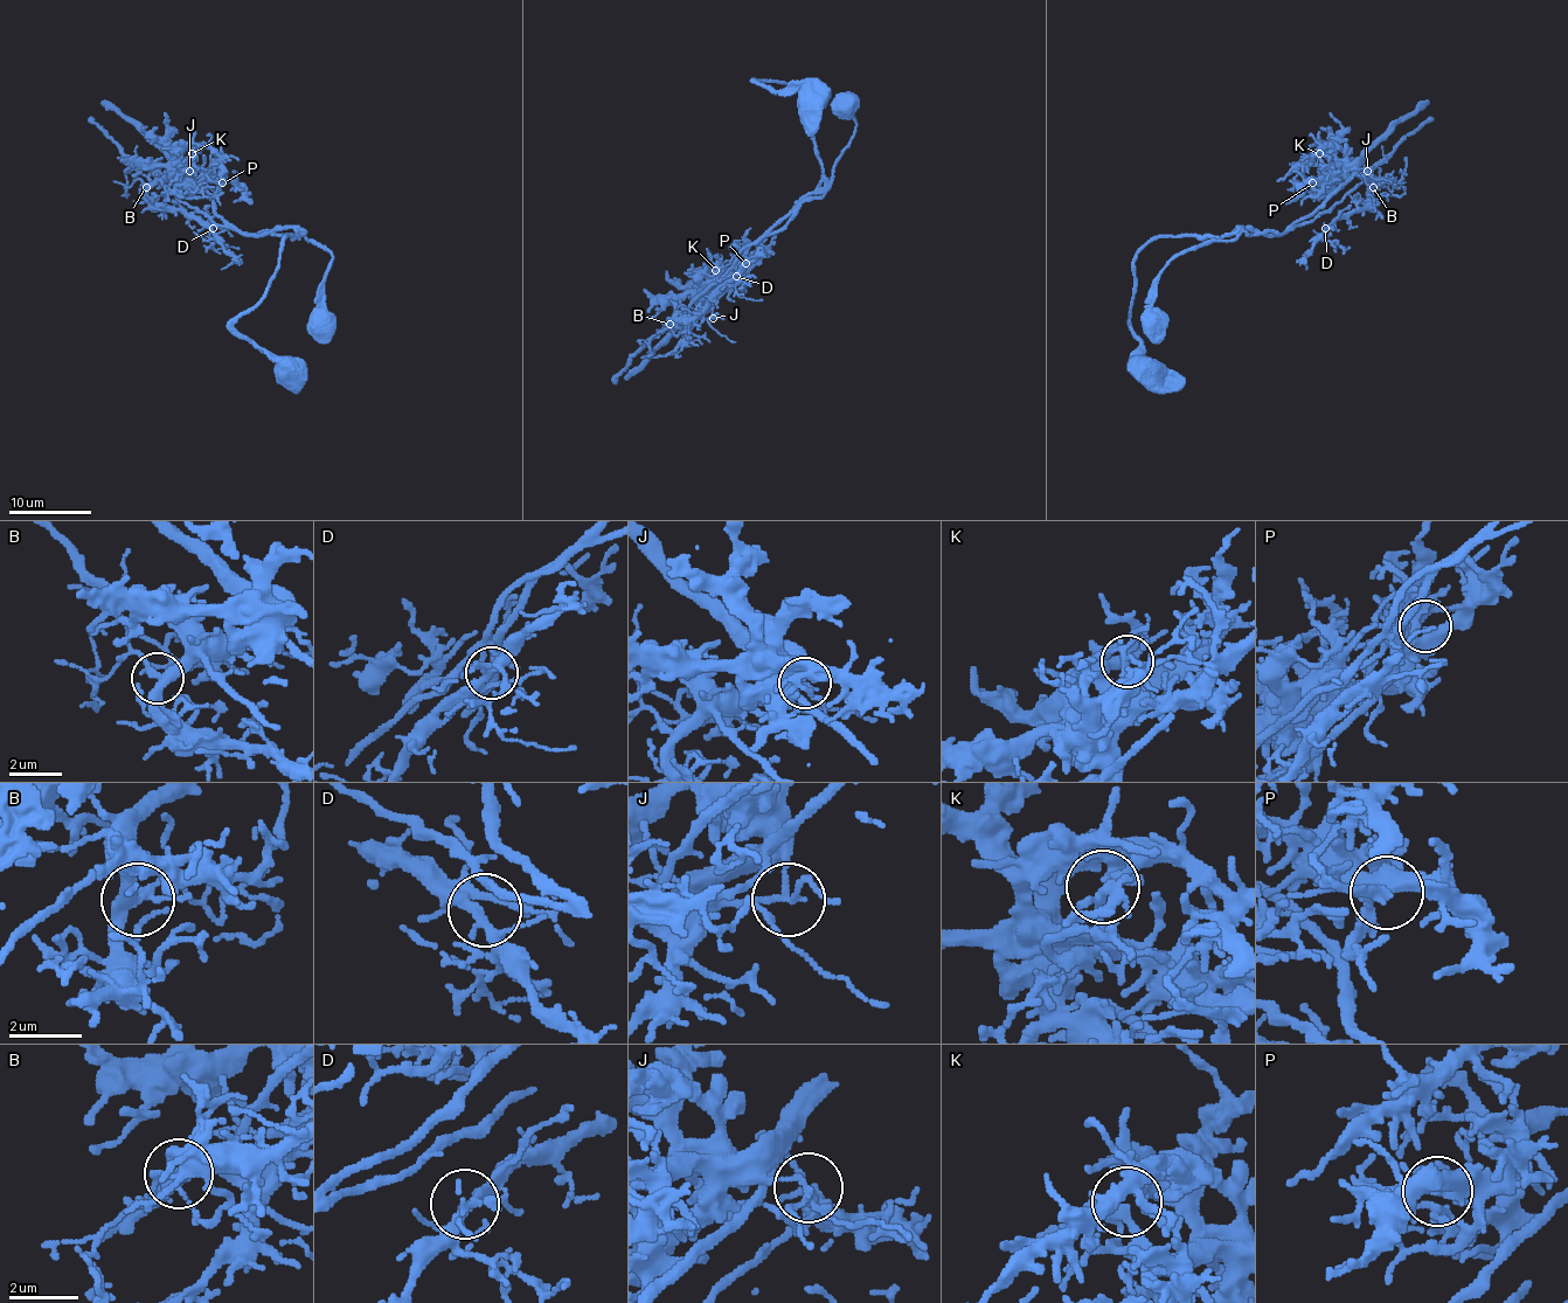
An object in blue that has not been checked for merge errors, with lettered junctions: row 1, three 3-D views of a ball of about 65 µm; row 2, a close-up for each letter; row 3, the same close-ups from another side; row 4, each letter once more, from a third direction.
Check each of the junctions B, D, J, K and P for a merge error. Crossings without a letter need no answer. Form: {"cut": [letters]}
{"cut": ["J"]}

